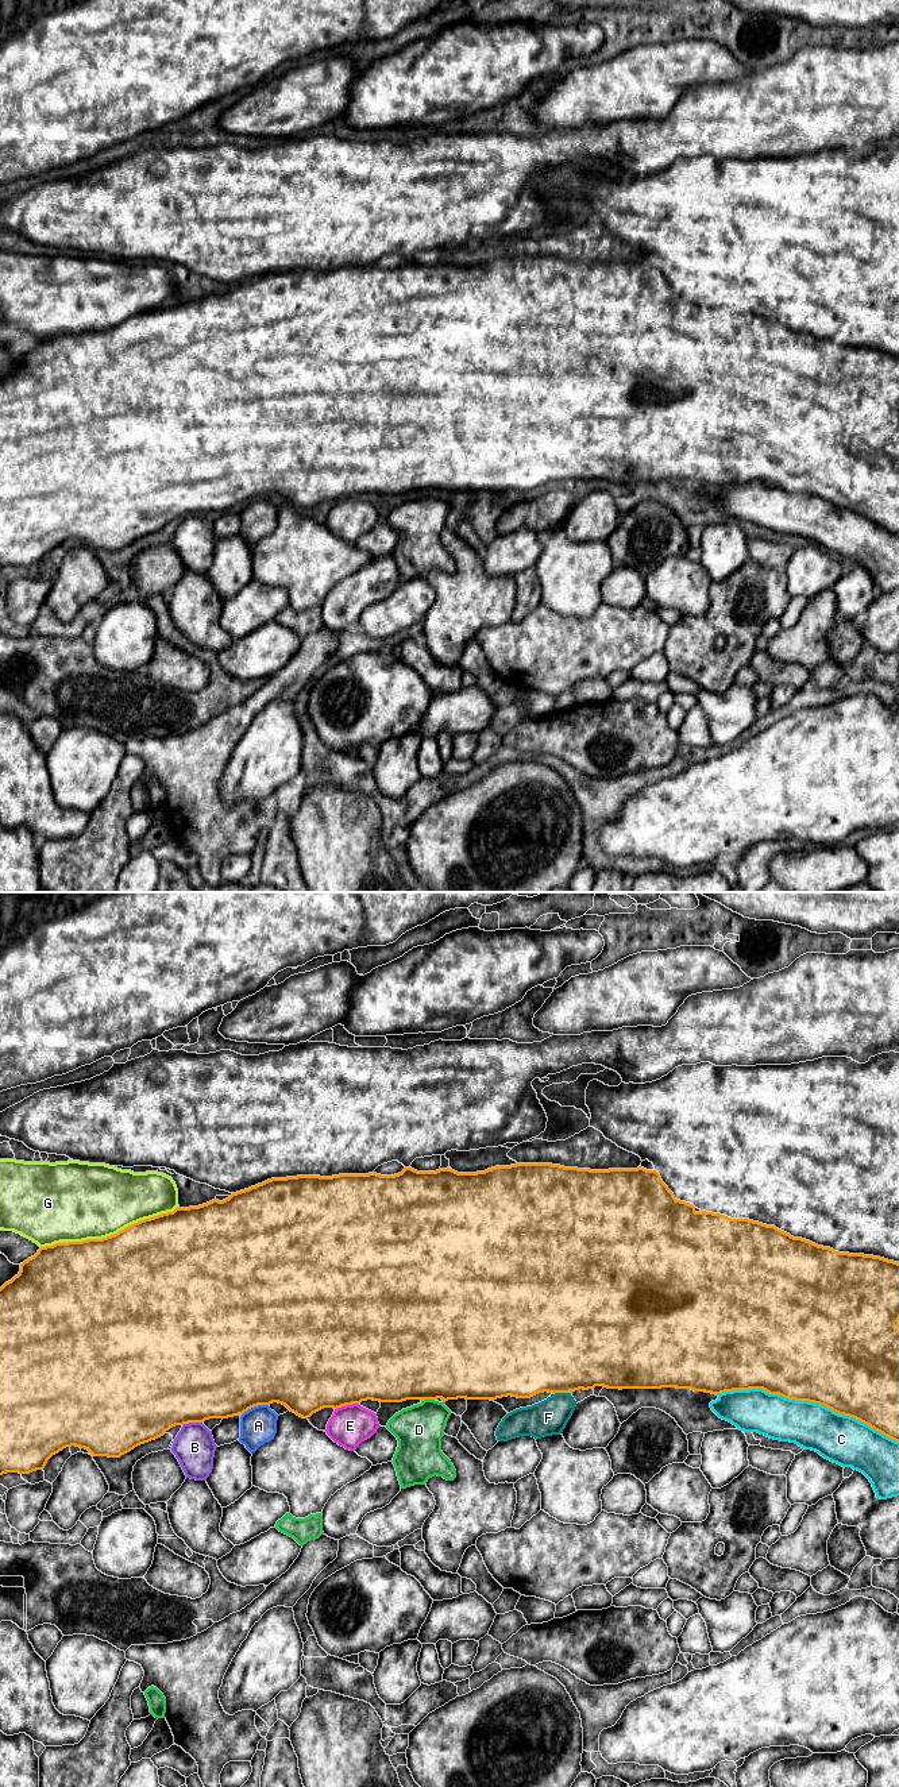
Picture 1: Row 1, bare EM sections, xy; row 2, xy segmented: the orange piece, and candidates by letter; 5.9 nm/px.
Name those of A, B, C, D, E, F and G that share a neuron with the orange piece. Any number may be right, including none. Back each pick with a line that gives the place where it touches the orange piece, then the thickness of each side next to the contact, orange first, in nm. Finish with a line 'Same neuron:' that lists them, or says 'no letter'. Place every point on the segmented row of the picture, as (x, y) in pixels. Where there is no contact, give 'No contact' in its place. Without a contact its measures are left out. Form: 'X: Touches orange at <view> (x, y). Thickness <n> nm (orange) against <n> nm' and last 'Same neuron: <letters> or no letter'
C: Touches orange at xy (807, 1400). Thickness 500 nm (orange) against 280 nm
Same neuron: C

